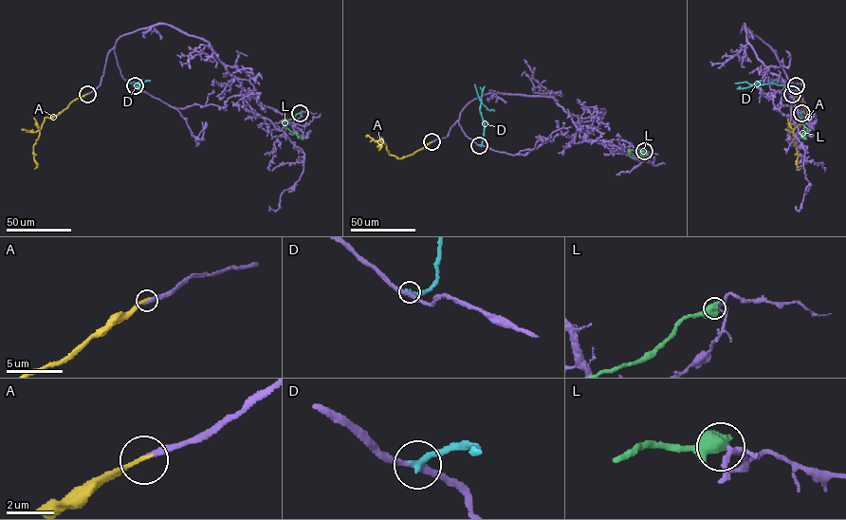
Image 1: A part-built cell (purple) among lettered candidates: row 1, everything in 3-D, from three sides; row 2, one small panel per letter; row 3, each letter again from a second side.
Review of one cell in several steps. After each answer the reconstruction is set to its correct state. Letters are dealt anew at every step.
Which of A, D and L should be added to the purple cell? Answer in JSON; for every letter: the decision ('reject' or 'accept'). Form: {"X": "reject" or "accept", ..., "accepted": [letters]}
{"A": "accept", "D": "reject", "L": "reject", "accepted": ["A"]}

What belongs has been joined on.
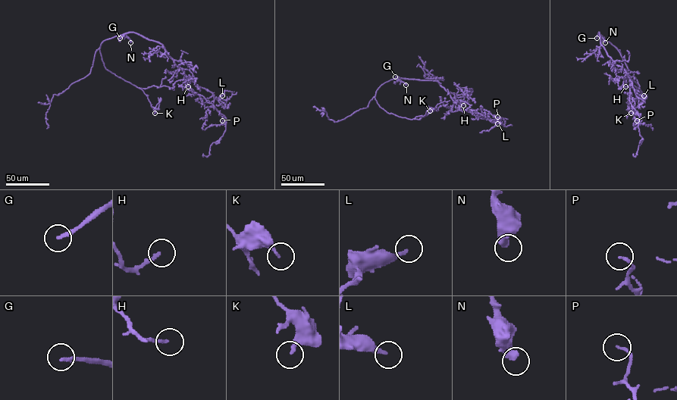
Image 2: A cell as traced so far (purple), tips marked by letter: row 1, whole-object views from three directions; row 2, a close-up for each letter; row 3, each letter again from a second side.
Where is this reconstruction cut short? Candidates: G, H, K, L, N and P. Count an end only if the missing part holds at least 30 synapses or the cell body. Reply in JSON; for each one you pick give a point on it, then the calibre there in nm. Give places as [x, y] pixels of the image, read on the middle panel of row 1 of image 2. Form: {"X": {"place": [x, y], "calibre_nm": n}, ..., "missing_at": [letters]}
{"G": {"place": [395, 76], "calibre_nm": 190}, "N": {"place": [405, 85], "calibre_nm": 440}, "missing_at": ["G", "N"]}

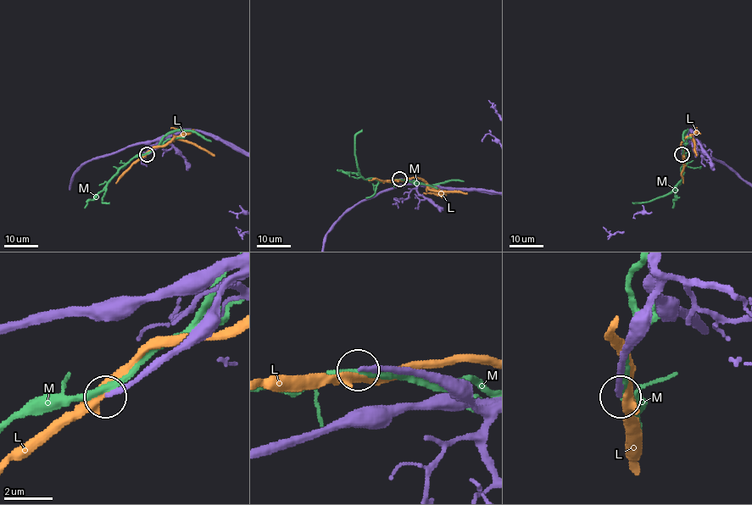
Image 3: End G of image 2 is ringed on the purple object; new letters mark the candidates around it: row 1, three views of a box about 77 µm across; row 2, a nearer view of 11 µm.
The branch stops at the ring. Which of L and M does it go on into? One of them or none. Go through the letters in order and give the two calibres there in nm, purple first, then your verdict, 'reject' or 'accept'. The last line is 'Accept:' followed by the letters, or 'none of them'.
L: calibres 180 and 400 nm; reject
M: calibres 280 and 260 nm; reject
Accept: none of them

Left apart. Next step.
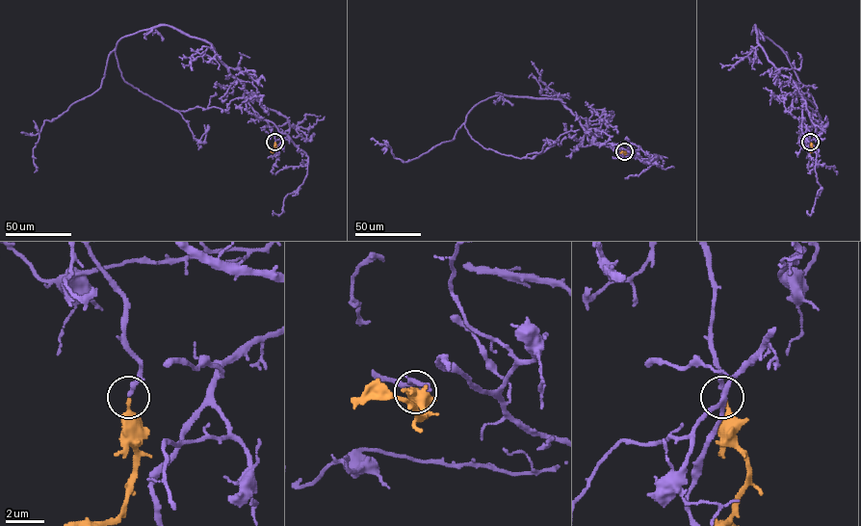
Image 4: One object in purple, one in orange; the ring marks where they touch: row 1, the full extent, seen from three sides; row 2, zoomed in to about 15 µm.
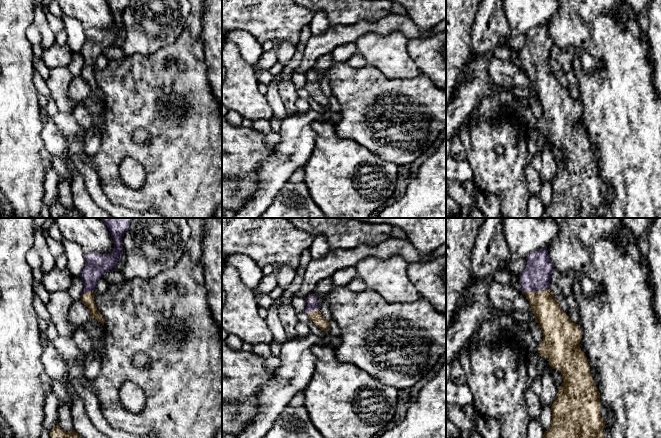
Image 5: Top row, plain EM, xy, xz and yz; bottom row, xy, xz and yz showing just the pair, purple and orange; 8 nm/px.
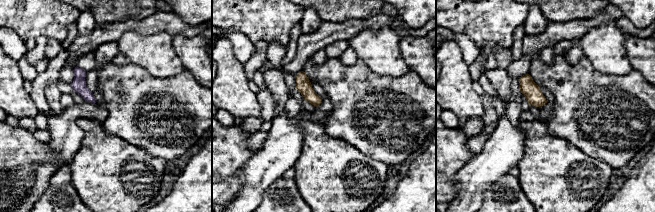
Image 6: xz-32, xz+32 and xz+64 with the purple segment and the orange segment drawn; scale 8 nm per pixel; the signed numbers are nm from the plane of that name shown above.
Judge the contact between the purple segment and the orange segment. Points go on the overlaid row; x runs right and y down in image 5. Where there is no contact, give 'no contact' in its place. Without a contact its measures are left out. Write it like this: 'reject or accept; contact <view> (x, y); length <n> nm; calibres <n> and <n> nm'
accept; contact yz (535, 291); length 220 nm; calibres 220 and 220 nm

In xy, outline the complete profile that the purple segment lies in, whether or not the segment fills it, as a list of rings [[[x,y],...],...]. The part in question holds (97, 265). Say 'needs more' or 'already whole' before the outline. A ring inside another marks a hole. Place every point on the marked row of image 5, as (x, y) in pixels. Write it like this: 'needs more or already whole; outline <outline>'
needs more; outline [[[100,218],[109,229],[114,249],[111,254],[86,253],[86,265],[80,273],[84,289],[81,301],[88,307],[90,317],[96,318],[104,326],[105,319],[98,311],[94,296],[97,281],[112,270],[123,254],[122,237],[128,230],[132,218]]]

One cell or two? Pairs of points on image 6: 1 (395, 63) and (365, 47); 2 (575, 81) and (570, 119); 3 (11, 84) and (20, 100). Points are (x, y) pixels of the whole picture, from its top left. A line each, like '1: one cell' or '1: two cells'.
1: one cell
2: one cell
3: one cell

